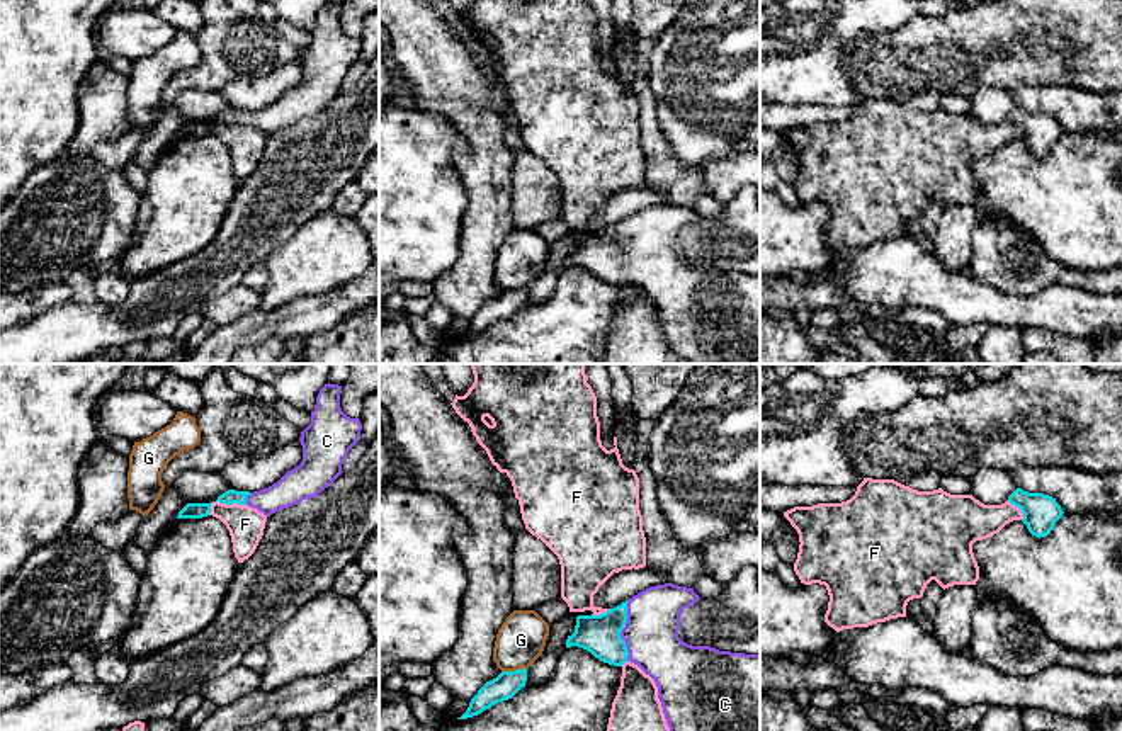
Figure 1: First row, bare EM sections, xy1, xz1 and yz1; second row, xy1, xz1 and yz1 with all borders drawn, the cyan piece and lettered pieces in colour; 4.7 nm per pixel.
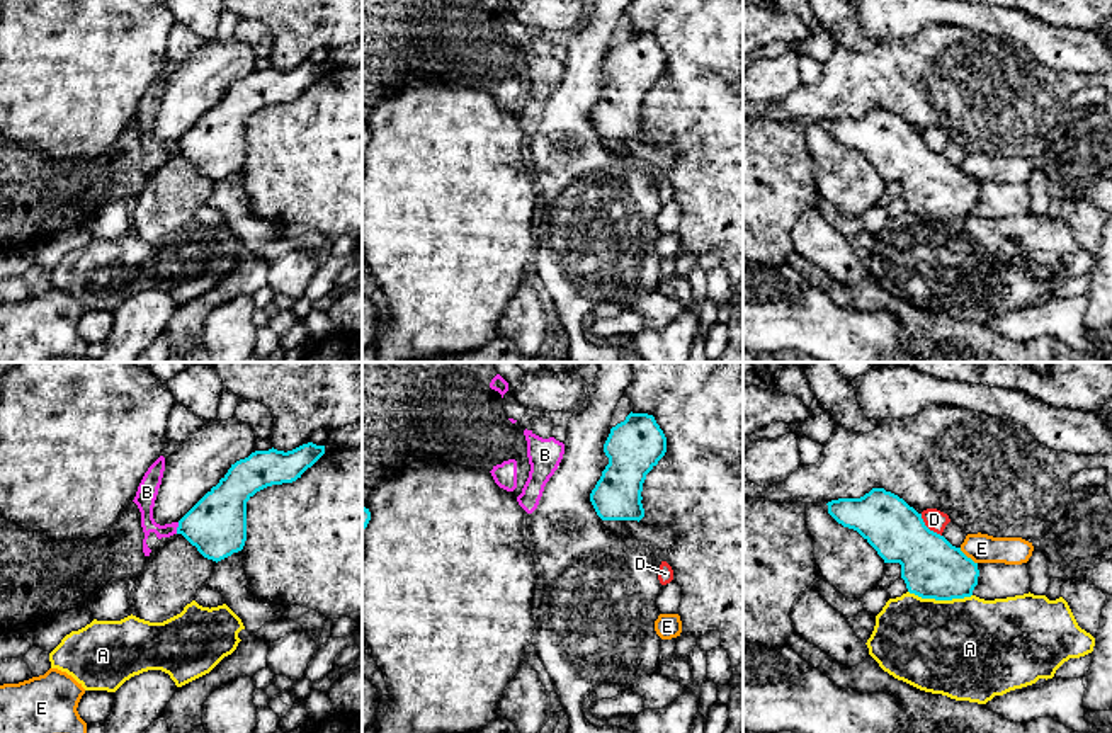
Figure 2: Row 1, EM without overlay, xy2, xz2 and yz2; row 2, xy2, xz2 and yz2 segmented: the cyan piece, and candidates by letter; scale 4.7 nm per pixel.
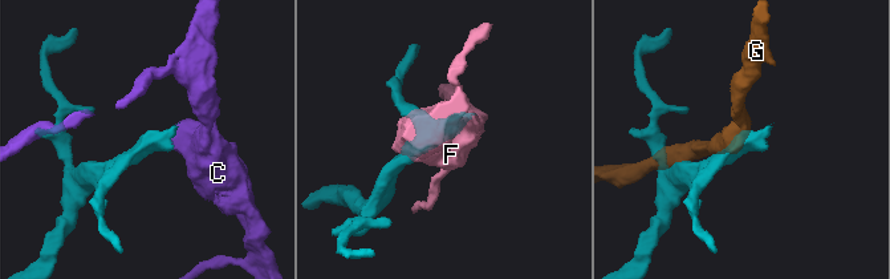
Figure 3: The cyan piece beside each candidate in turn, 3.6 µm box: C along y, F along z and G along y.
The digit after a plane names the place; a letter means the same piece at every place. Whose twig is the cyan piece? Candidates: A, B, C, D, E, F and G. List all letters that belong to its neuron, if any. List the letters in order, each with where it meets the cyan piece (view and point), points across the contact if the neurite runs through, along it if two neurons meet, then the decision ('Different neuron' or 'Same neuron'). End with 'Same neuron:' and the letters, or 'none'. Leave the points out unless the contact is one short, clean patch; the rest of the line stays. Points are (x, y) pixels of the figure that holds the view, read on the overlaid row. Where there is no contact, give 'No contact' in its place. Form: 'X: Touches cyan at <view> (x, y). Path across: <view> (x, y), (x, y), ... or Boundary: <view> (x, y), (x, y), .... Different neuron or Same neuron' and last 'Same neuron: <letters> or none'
A: Touches cyan at yz2 (941, 599). Different neuron
B: Touches cyan at xy2 (177, 528). Boundary: xy2 (179, 522), (175, 533). Different neuron
C: Touches cyan at xz1 (621, 629). Path across: xz1 (599, 634), (621, 629), (643, 631), (651, 638). Same neuron
D: Touches cyan at yz2 (927, 528). Boundary: yz2 (920, 514), (922, 521), (941, 536). Different neuron
E: Touches cyan at yz2 (966, 556). Different neuron
F: Touches cyan at xy1 (232, 504). Boundary: xy1 (216, 500), (245, 505). Different neuron
G: Touches cyan at xz1 (515, 670). Different neuron
Same neuron: C

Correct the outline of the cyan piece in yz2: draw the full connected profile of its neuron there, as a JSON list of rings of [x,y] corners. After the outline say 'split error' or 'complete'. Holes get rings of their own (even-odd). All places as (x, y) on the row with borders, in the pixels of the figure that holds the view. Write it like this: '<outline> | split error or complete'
[[[872,488],[860,498],[838,498],[826,505],[828,514],[843,527],[857,531],[884,563],[901,565],[910,594],[935,600],[973,595],[978,563],[930,531],[922,514],[898,495]]] | complete

